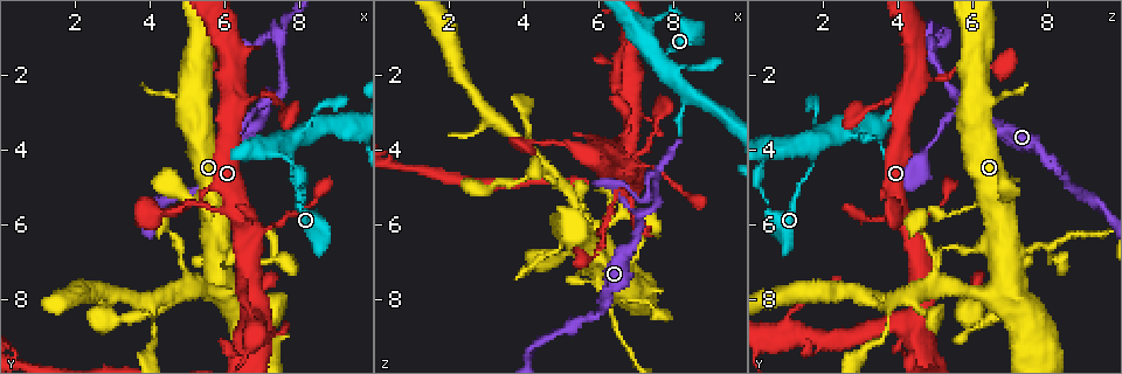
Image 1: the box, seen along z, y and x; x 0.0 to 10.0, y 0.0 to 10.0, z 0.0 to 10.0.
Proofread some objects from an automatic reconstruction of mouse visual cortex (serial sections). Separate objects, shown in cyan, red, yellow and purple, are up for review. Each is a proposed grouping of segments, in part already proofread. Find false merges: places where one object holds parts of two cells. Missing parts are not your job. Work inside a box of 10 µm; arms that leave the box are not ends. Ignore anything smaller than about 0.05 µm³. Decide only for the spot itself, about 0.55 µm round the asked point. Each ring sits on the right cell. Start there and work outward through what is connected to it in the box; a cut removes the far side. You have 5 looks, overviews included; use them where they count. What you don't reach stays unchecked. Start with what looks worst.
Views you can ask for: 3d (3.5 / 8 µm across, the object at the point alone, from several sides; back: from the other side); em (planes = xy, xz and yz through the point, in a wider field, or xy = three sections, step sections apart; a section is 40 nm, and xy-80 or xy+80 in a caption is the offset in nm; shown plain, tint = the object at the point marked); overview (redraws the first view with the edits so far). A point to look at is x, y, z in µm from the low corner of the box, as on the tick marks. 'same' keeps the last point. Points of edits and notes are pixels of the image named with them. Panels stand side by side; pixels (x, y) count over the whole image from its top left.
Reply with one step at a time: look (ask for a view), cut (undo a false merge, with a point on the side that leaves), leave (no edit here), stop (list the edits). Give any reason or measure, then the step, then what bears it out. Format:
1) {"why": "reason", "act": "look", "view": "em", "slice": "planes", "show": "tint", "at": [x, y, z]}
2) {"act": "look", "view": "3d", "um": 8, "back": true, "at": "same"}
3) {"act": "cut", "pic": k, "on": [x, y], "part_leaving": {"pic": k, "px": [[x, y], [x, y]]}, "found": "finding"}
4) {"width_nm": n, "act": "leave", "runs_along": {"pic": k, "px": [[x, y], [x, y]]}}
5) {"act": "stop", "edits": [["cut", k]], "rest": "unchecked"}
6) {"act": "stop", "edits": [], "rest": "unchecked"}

{"why": "three arms meet", "act": "look", "view": "3d", "um": 3.5, "at": [6.25, 6.60, 8.00]}

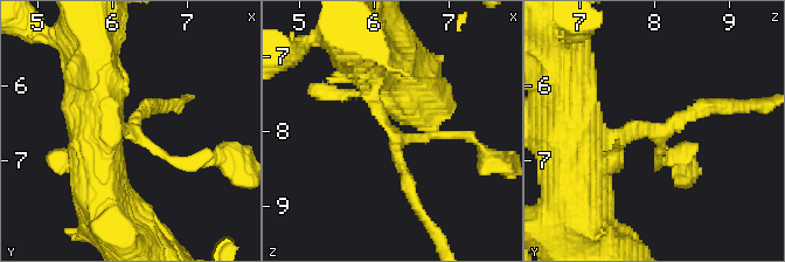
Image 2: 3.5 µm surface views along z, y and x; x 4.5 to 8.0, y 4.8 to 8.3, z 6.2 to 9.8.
{"arms": 3, "arm_widths_nm": [150, 200, 200], "act": "look", "view": "em", "slice": "xy", "step": 5, "show": "tint", "at": [6.25, 6.60, 8.05]}

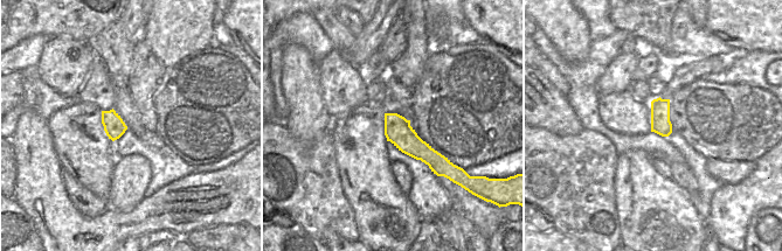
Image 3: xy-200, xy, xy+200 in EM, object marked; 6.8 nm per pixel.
{"act": "leave", "runs_along": {"pic": 2, "px": [[365, 66], [389, 132], [462, 135]]}, "found": "continuous, no second cell"}

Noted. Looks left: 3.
{"why": "arms run side by side", "act": "look", "view": "3d", "um": 8, "at": [4.55, 7.95, 4.45]}

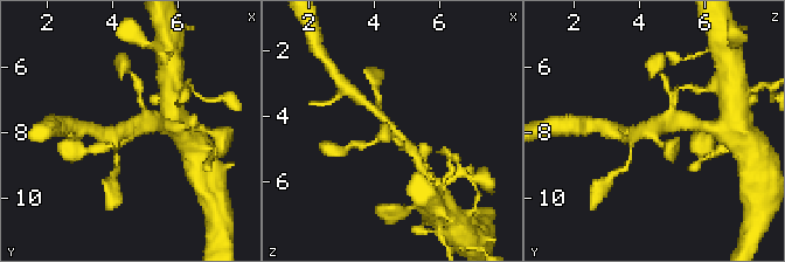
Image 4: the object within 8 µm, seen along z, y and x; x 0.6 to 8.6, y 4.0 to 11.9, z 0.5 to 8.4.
{"arms": 4, "arm_widths_nm": [200, 250, 250, 300], "act": "look", "view": "em", "slice": "planes", "show": "tint", "at": "same"}

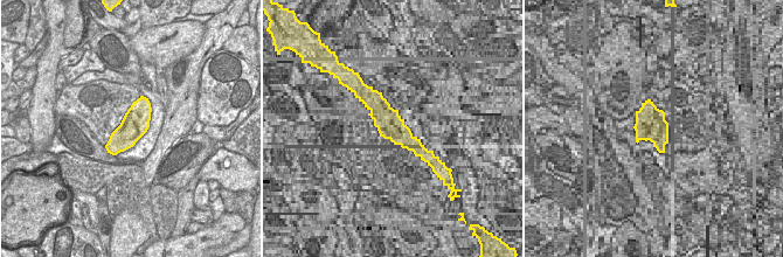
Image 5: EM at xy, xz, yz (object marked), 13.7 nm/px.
{"act": "leave", "runs_along": {"pic": 4, "px": [[415, 153], [414, 149], [368, 104]]}, "found": "all the same cell"}

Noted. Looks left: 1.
{"act": "stop", "edits": [], "rest": "unchecked"}

